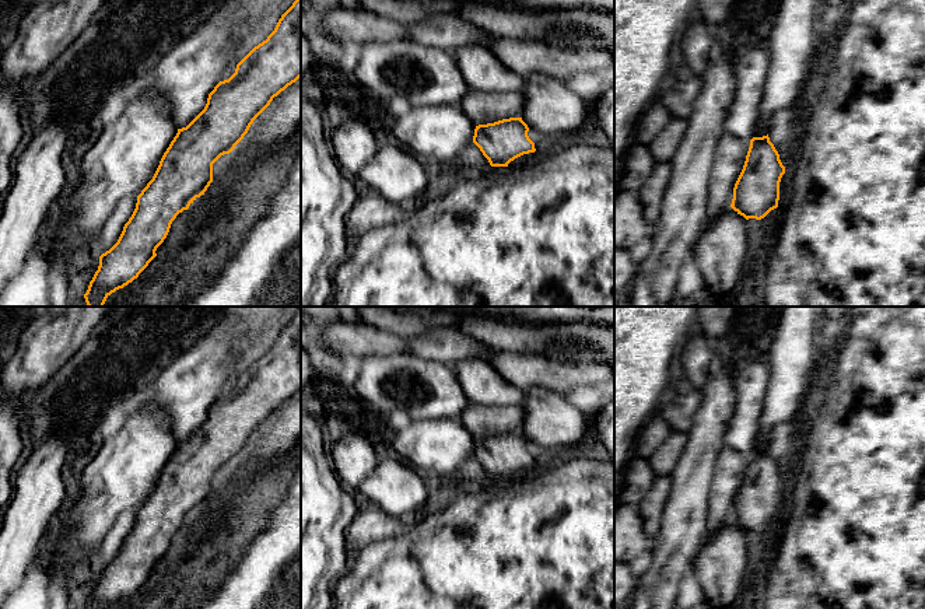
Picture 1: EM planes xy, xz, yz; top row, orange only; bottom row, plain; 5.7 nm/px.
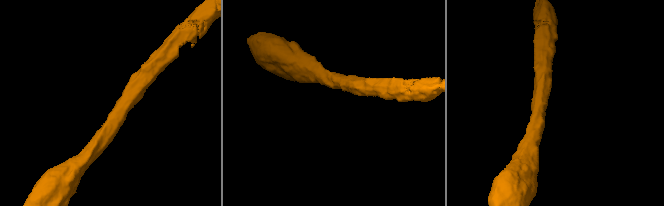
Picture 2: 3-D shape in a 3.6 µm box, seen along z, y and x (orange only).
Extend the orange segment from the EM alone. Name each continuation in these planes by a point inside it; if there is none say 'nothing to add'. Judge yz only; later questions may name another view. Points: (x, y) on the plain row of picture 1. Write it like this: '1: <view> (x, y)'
nothing to add

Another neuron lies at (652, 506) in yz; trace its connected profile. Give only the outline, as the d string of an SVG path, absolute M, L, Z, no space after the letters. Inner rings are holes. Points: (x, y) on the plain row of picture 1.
M670 475L655 477L649 491L638 505L644 522L644 531L651 540L654 540L661 531L662 515L670 491Z

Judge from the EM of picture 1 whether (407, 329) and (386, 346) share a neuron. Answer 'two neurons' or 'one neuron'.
one neuron

